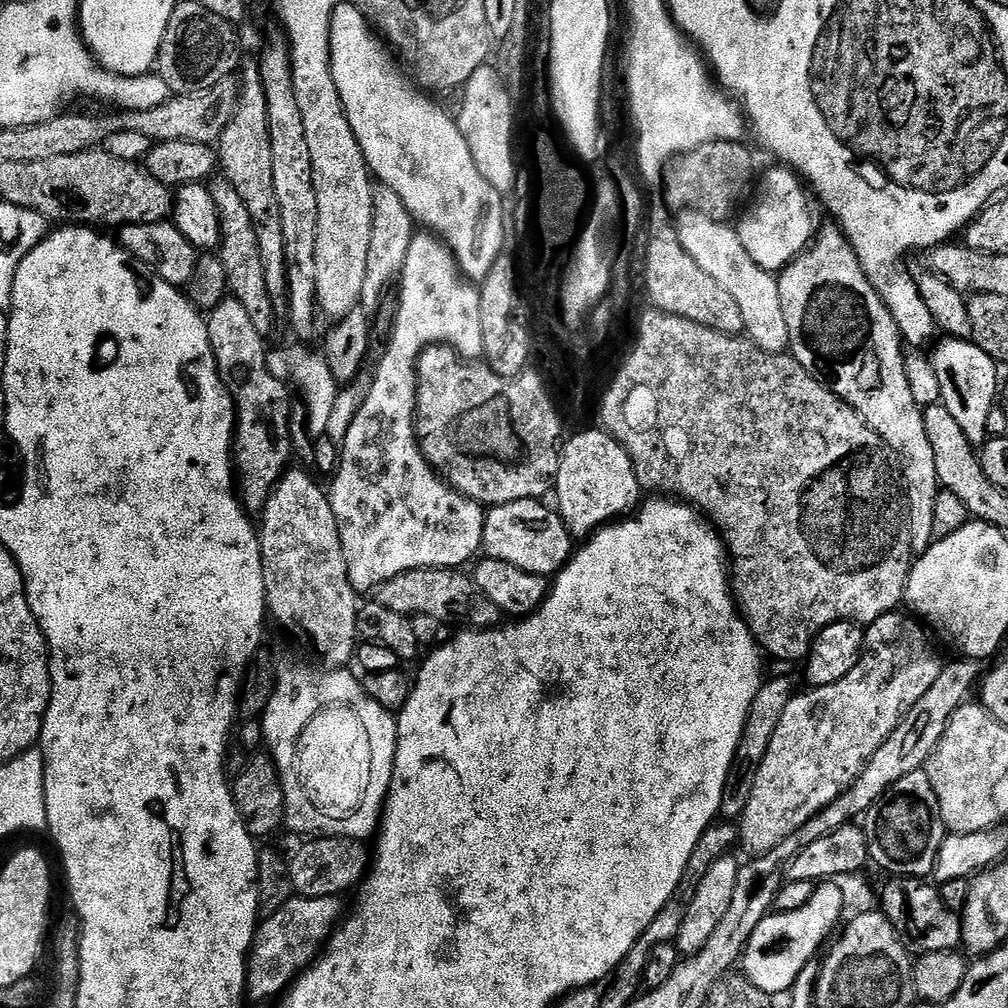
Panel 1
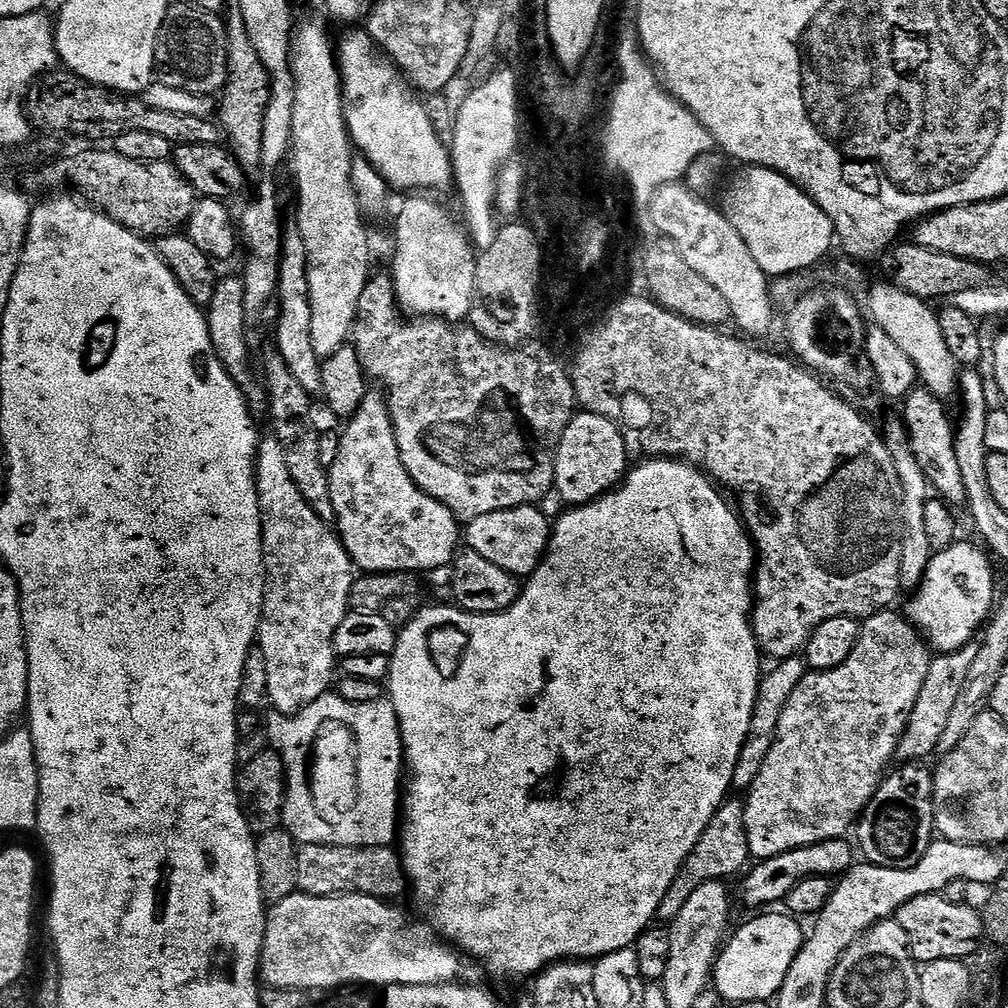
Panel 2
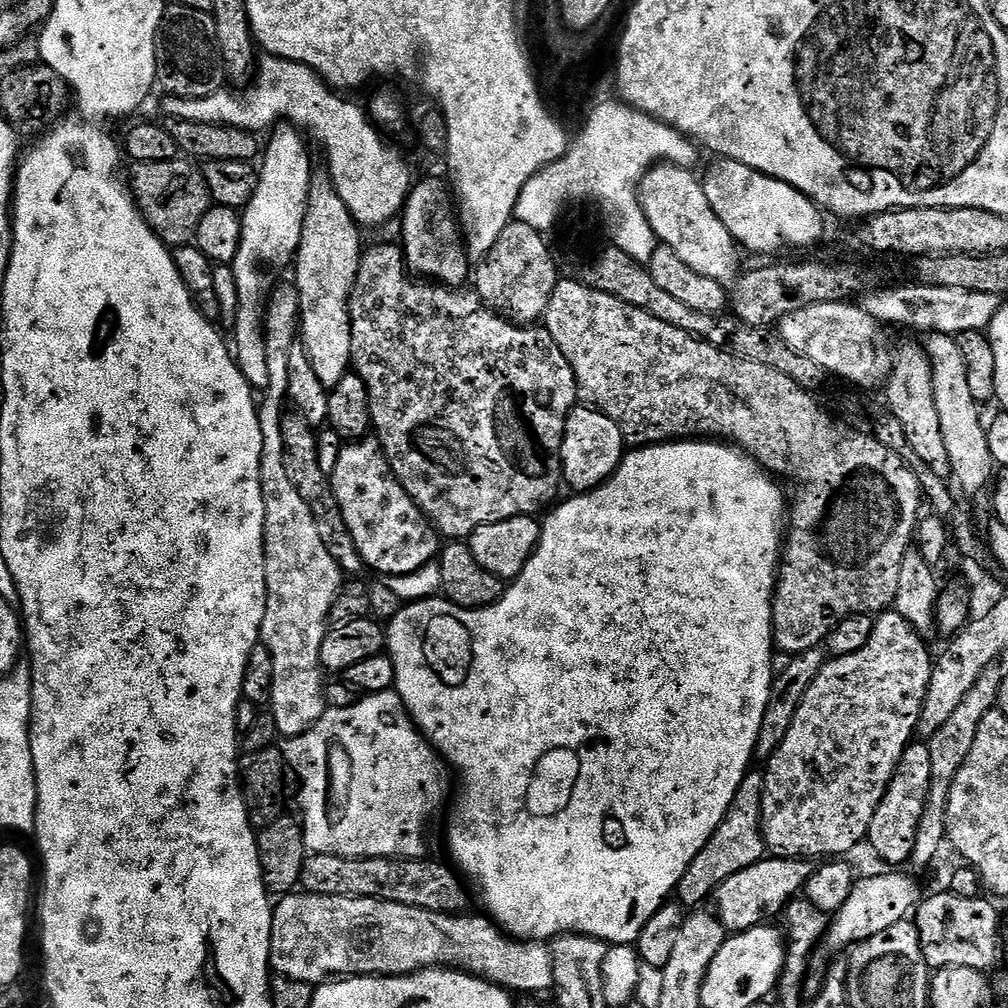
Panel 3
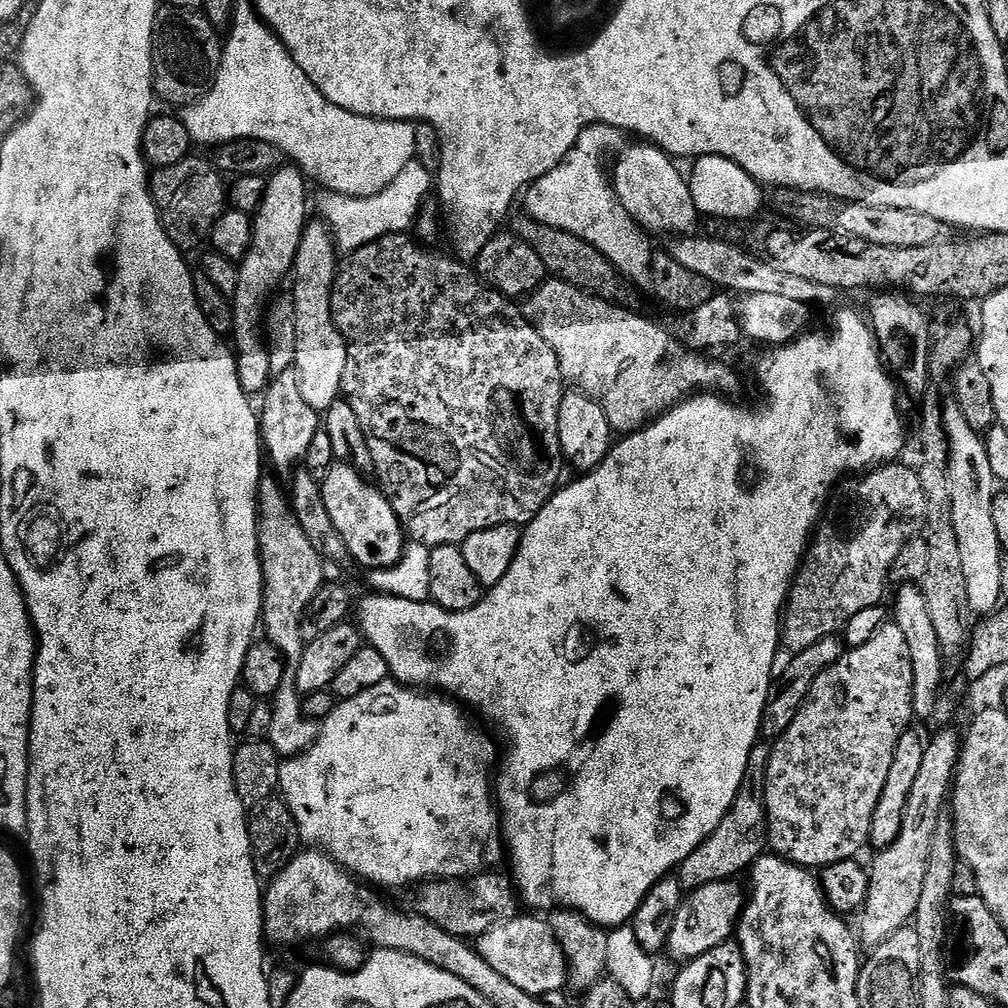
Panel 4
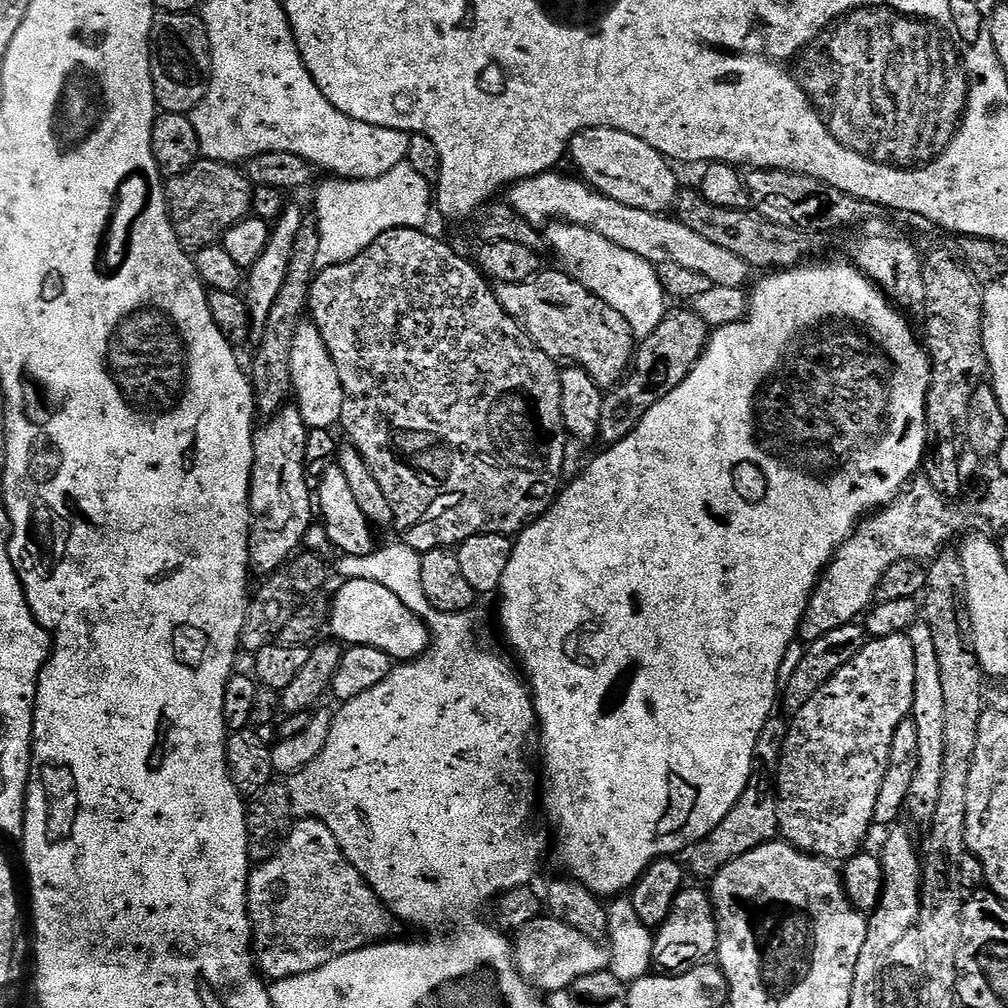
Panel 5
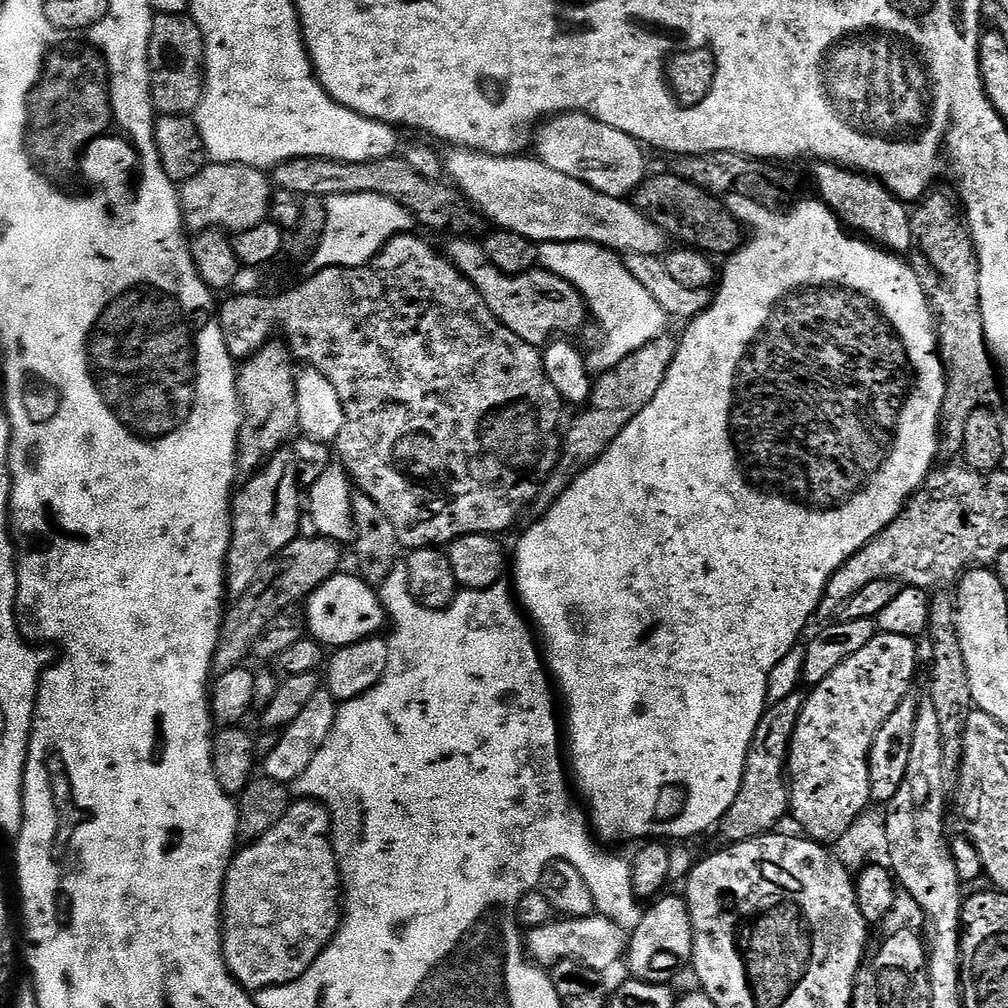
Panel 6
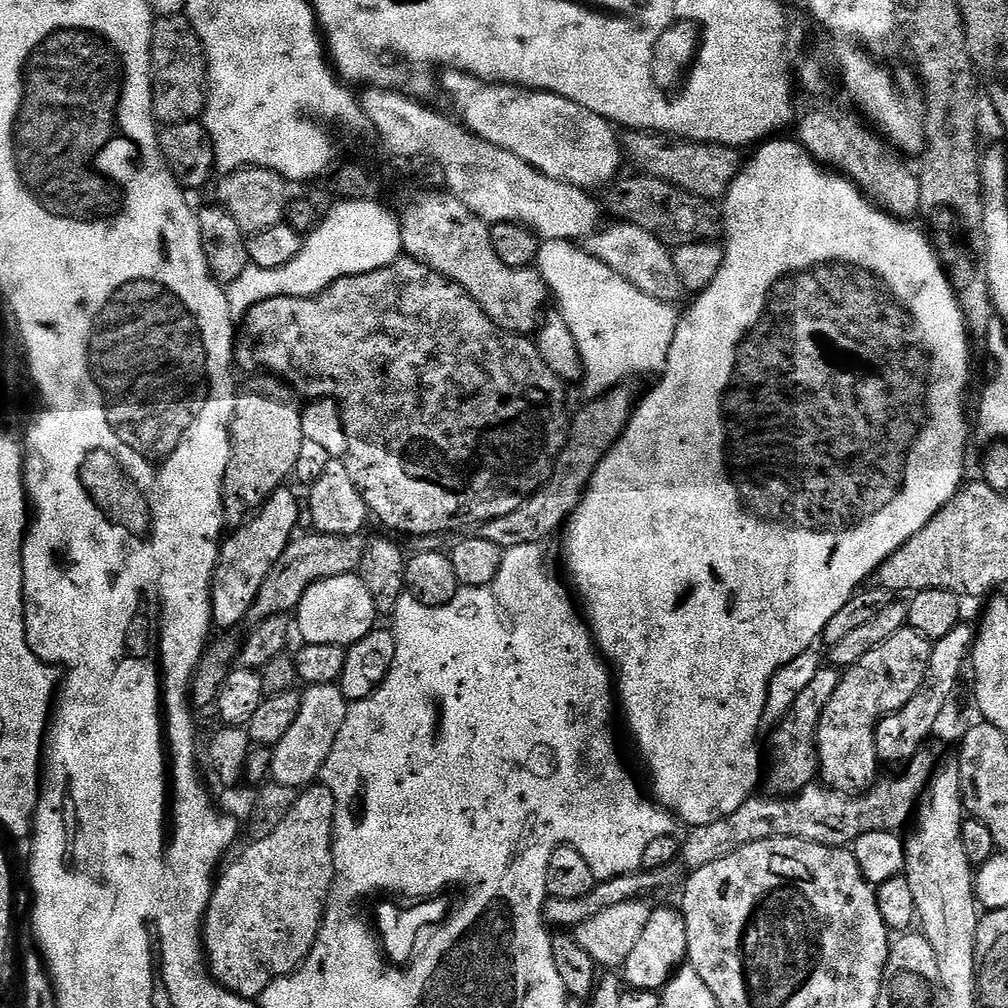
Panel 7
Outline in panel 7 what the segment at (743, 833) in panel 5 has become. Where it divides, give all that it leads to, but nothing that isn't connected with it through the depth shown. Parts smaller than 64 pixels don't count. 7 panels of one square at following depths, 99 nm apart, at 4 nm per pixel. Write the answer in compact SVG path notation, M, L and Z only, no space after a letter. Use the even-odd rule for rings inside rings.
M828 666L816 672L813 681L788 709L785 718L779 721L770 738L770 762L772 769L767 769L767 791L779 798L781 796L797 796L804 788L809 788L819 775L819 756L816 746L816 727L820 723L821 714L829 704L832 694L840 685L841 673Z

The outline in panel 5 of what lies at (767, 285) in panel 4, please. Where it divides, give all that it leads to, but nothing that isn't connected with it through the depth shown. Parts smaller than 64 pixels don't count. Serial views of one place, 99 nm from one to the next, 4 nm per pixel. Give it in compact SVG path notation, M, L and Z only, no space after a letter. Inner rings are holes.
M553 170L543 172L541 176L517 180L507 189L507 203L530 224L578 224L602 234L602 238L614 242L614 246L622 246L622 250L630 250L630 254L638 254L638 258L648 260L654 266L686 266L686 270L706 274L706 278L710 278L713 285L735 288L744 288L747 285L750 265L745 260L738 258L738 254L732 253L731 250L702 238L702 234L694 234L694 230L690 230L690 226L686 226L681 220L668 214L634 210L634 206L622 206L622 202L614 202L608 196L603 196L583 179L571 180L570 177L559 176L558 173L559 171Z

